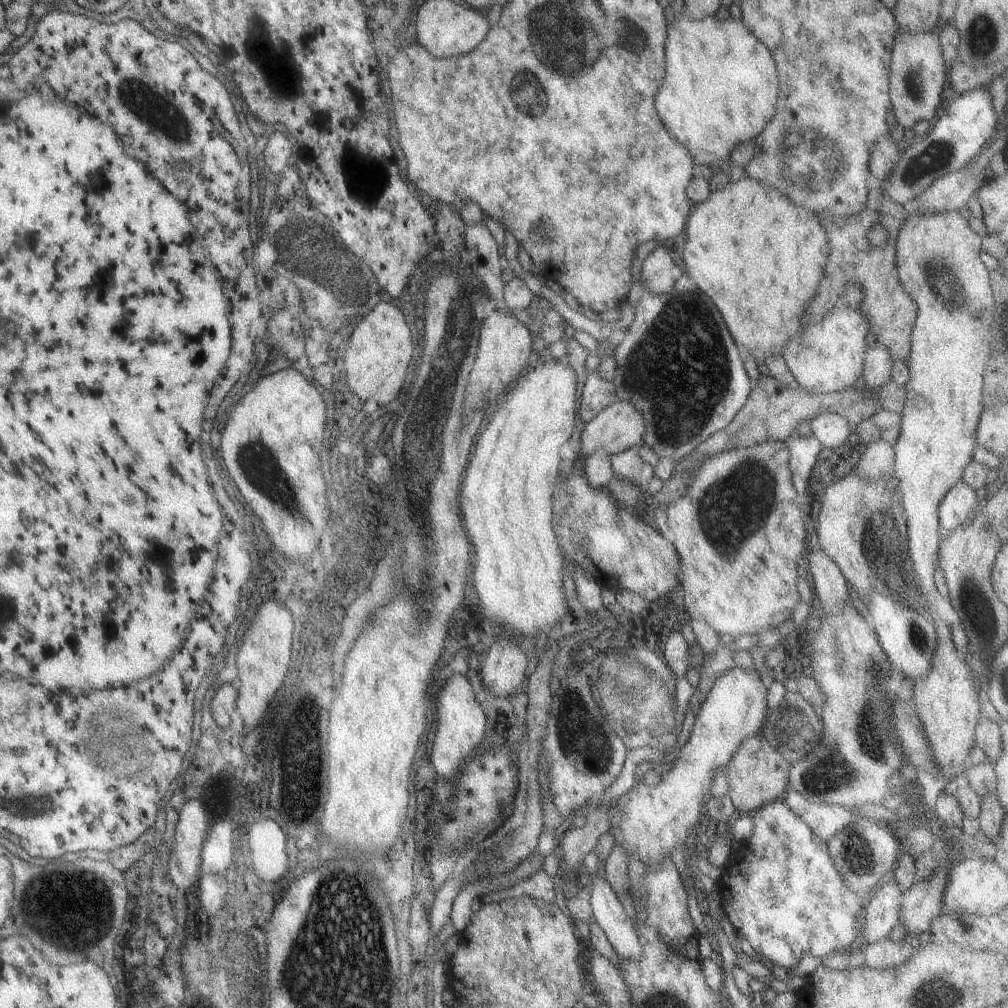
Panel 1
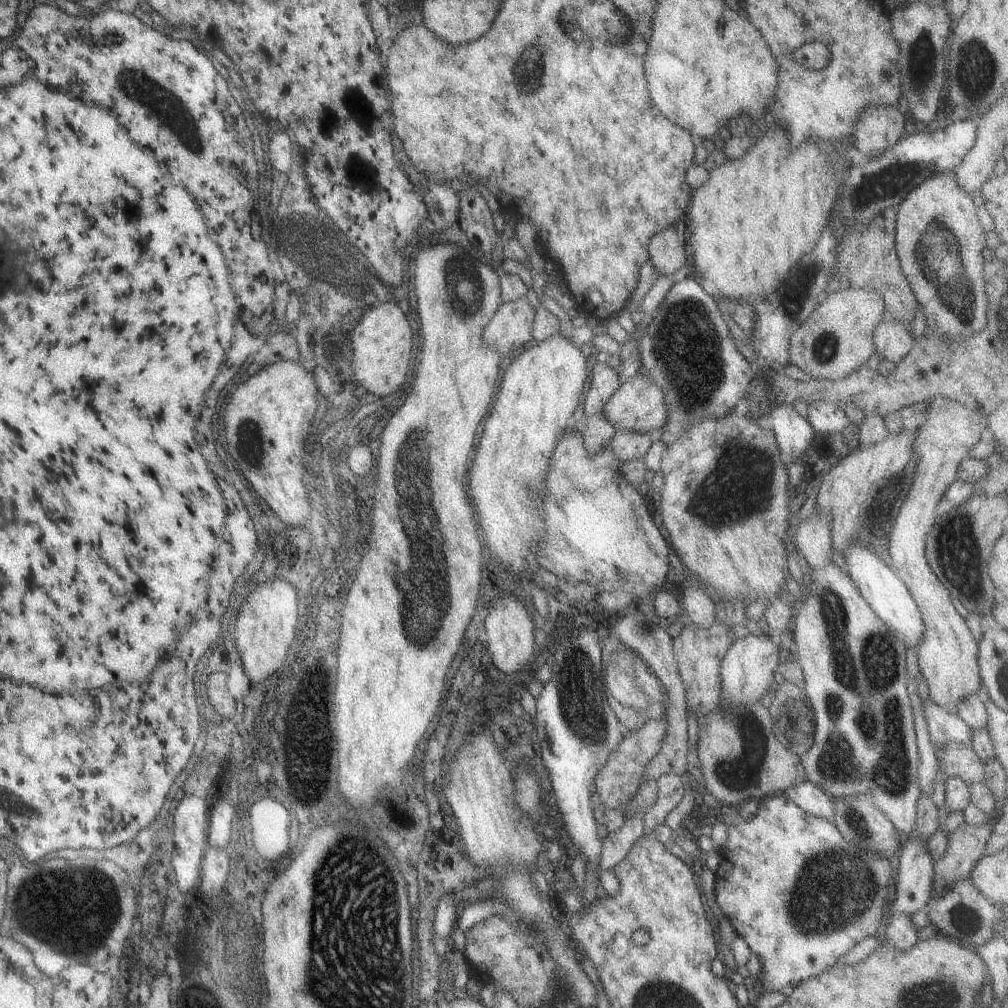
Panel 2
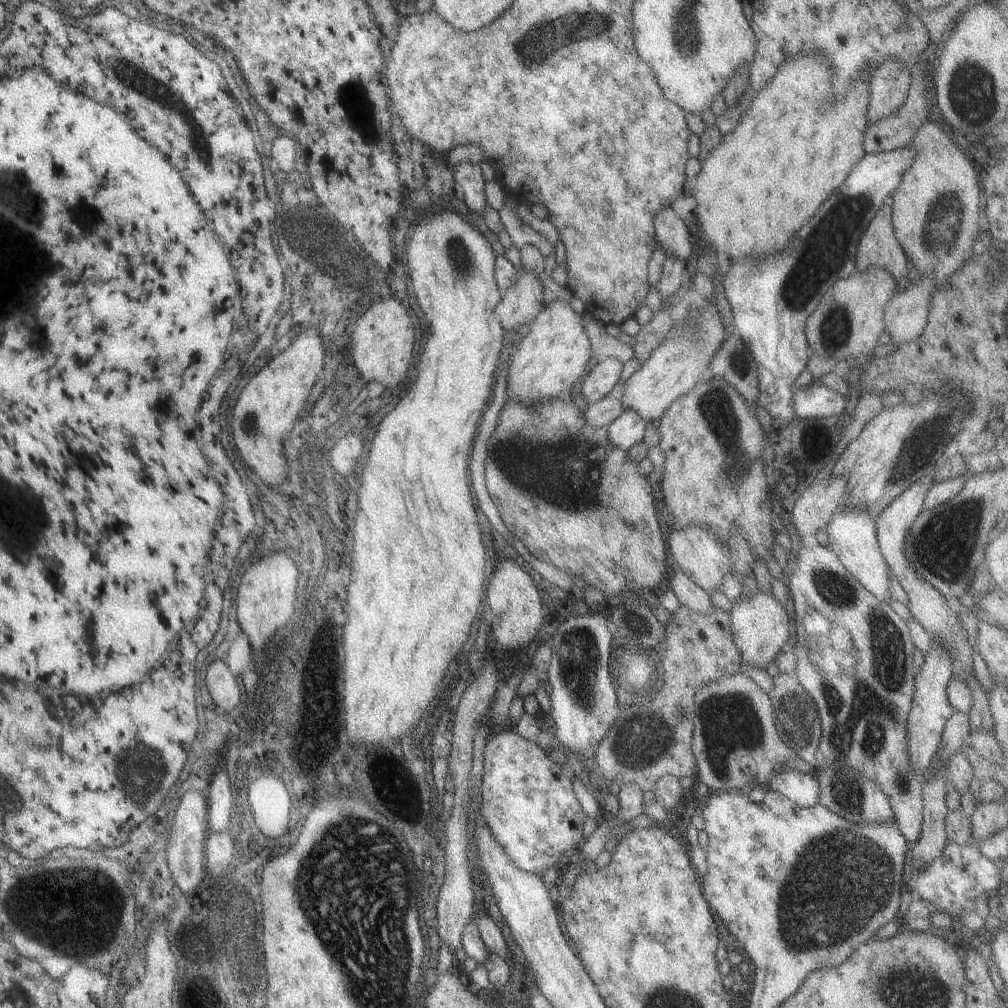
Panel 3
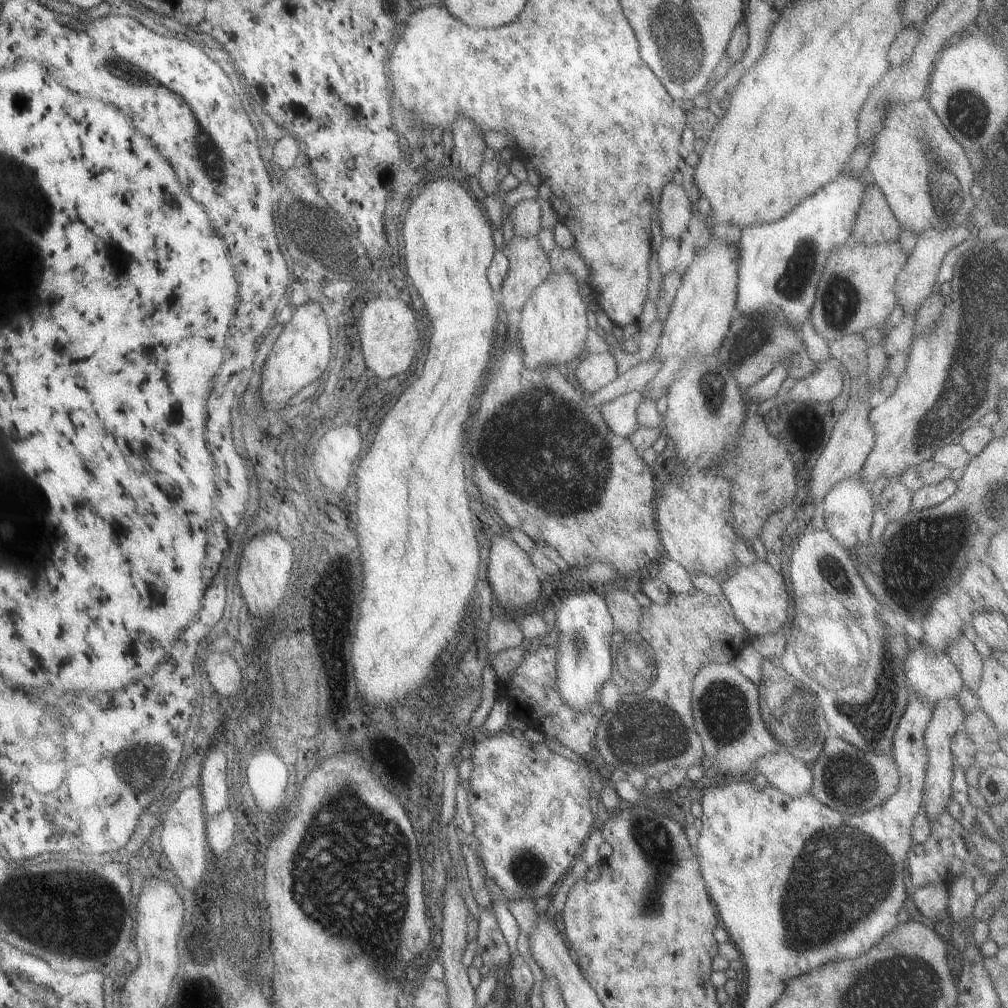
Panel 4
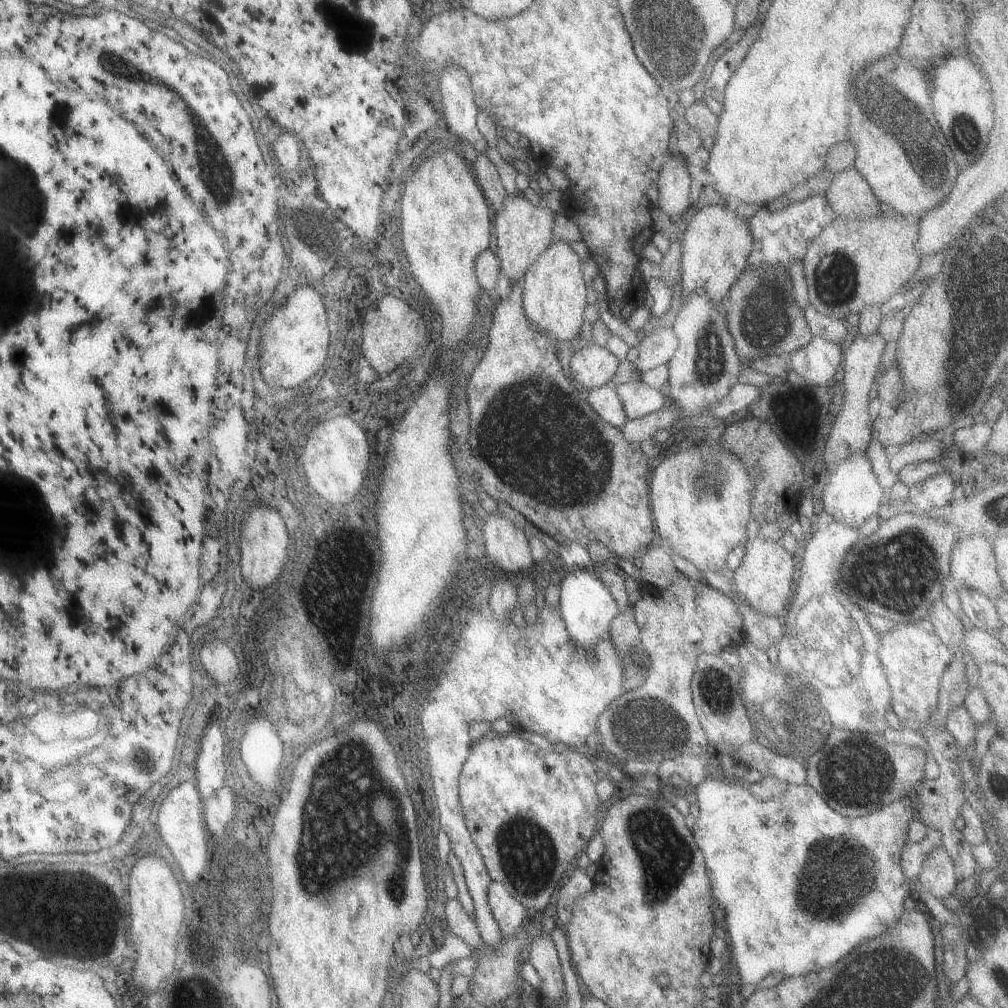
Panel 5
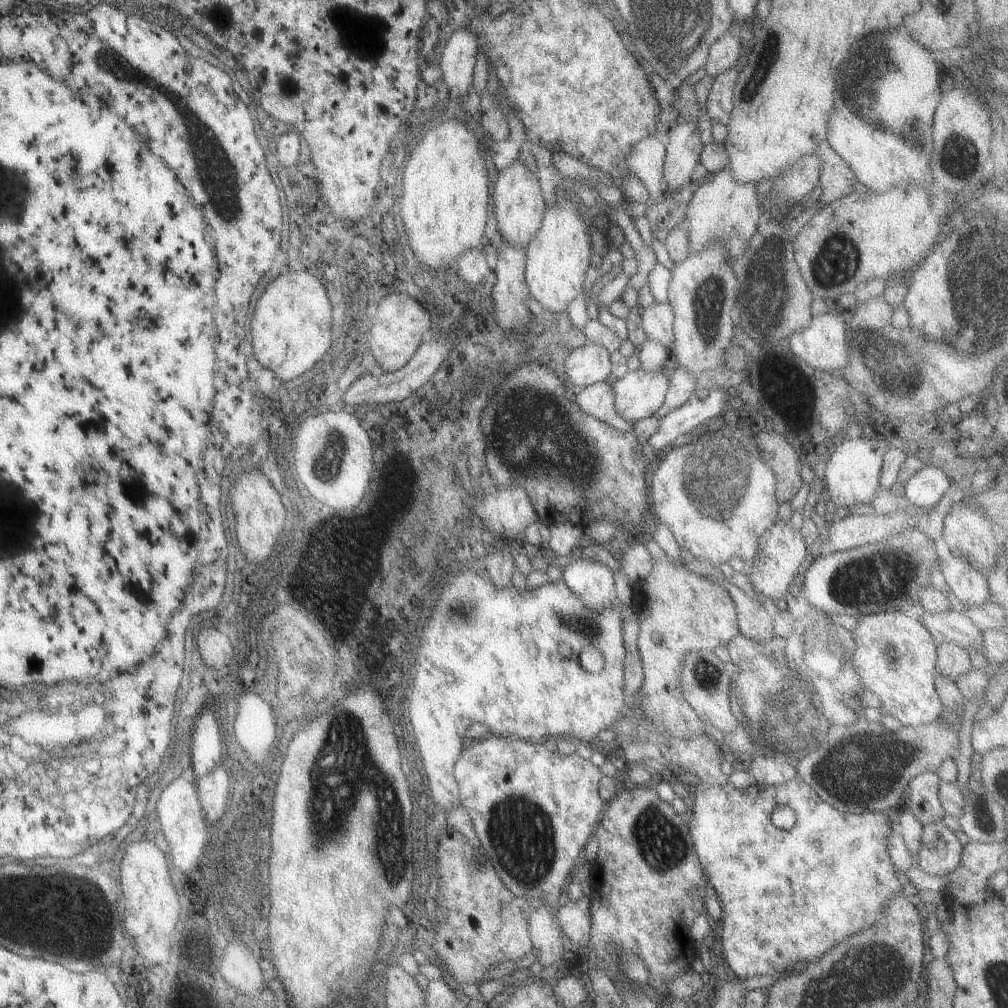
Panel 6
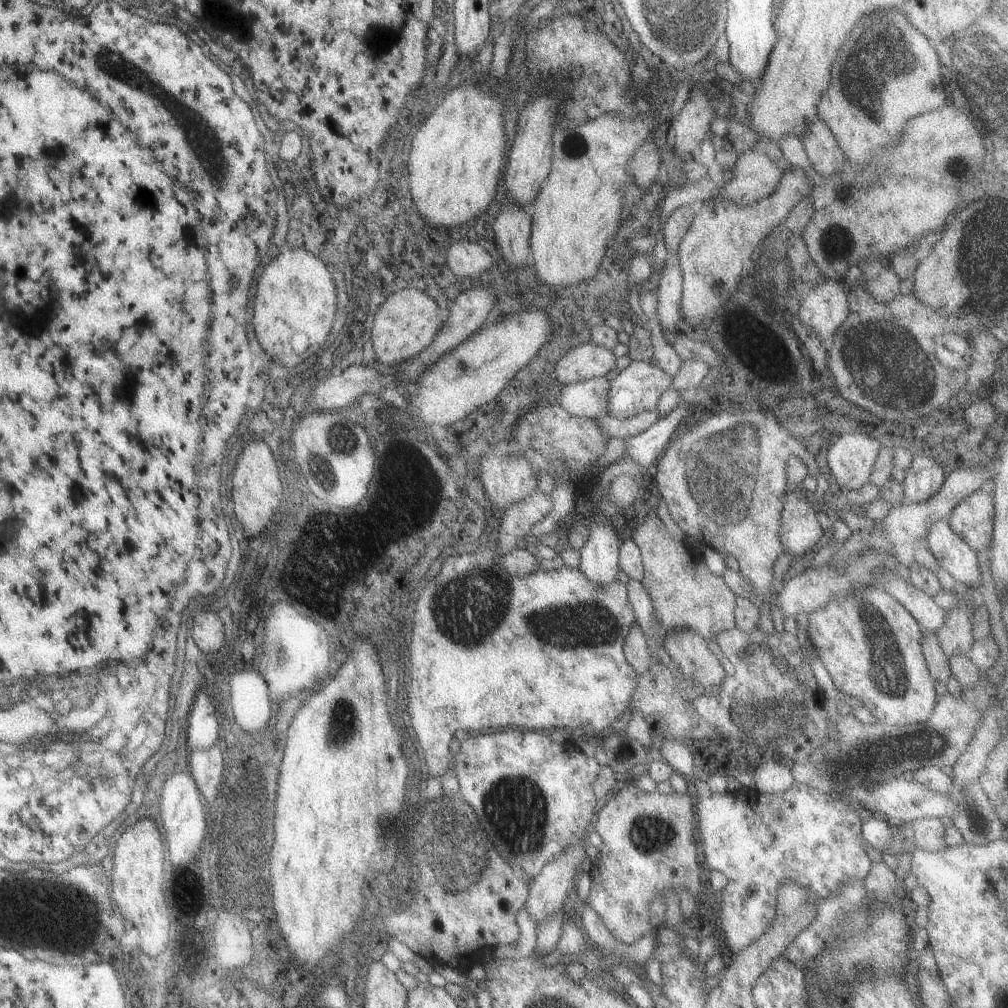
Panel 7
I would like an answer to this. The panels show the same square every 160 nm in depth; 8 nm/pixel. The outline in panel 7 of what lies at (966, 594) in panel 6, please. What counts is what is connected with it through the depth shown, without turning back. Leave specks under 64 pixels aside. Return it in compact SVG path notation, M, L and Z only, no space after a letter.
M947 518L933 520L927 528L925 540L929 552L939 560L939 567L953 578L955 584L976 591L981 578L979 558L976 552L949 529Z

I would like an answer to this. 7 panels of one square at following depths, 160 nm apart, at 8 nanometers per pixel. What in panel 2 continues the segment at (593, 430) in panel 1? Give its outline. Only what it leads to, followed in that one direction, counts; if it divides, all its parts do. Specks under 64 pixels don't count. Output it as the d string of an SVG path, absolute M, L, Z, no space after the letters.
M637 371L631 378L624 380L609 396L601 410L602 417L609 422L615 431L633 431L650 434L662 426L666 410L662 401L662 392L654 385L646 374Z

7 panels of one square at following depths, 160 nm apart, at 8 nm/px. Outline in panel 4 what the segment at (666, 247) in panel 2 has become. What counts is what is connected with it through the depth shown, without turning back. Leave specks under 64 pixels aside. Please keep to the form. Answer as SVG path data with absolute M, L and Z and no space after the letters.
M667 184L663 188L657 212L663 238L677 241L687 237L687 223L690 219L689 200L679 186Z

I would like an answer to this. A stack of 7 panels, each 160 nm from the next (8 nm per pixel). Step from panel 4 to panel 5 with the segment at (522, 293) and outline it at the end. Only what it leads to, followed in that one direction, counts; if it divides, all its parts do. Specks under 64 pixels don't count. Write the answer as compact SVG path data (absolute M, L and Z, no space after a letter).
M521 192L518 193L513 198L506 194L493 220L495 243L492 249L499 256L500 272L507 278L510 285L519 283L529 265L547 248L552 240L552 222L554 221L551 210L543 204L540 206L531 204Z

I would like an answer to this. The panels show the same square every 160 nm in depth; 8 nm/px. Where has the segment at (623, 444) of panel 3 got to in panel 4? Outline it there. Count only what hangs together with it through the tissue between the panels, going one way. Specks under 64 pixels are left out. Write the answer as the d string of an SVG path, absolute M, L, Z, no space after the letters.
M631 391L616 396L599 407L605 424L613 434L627 439L637 431L635 412L641 399L639 391Z

